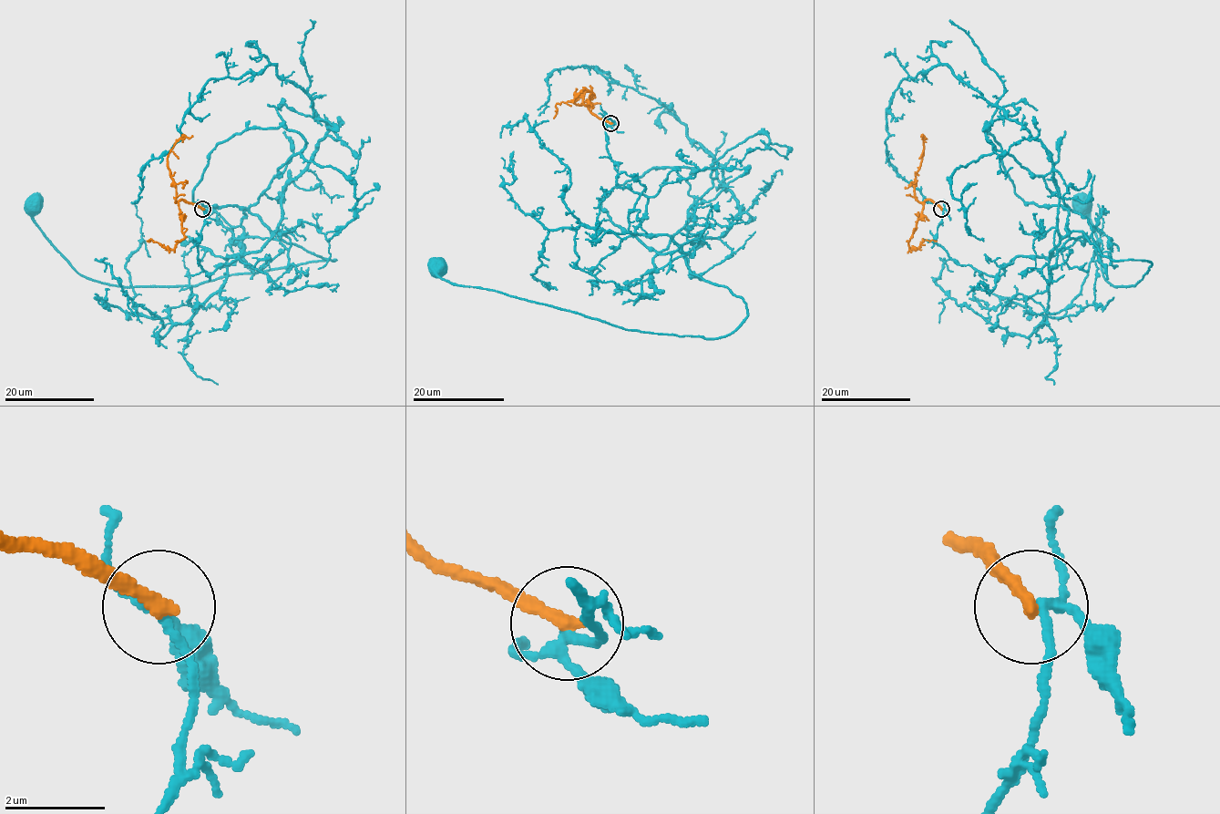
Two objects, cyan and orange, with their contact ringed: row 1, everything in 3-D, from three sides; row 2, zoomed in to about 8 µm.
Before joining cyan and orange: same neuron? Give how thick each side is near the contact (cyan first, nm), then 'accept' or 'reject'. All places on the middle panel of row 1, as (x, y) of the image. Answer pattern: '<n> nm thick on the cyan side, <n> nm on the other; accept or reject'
160 nm thick on the cyan side, 300 nm on the other; reject

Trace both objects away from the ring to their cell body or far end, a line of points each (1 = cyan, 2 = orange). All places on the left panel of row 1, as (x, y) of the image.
1: (202, 209), (208, 276), (275, 231), (335, 259), (197, 285), (109, 285), (56, 249), (34, 219), (35, 201)
2: (202, 209), (183, 200), (179, 202), (184, 237), (173, 249), (146, 241)

